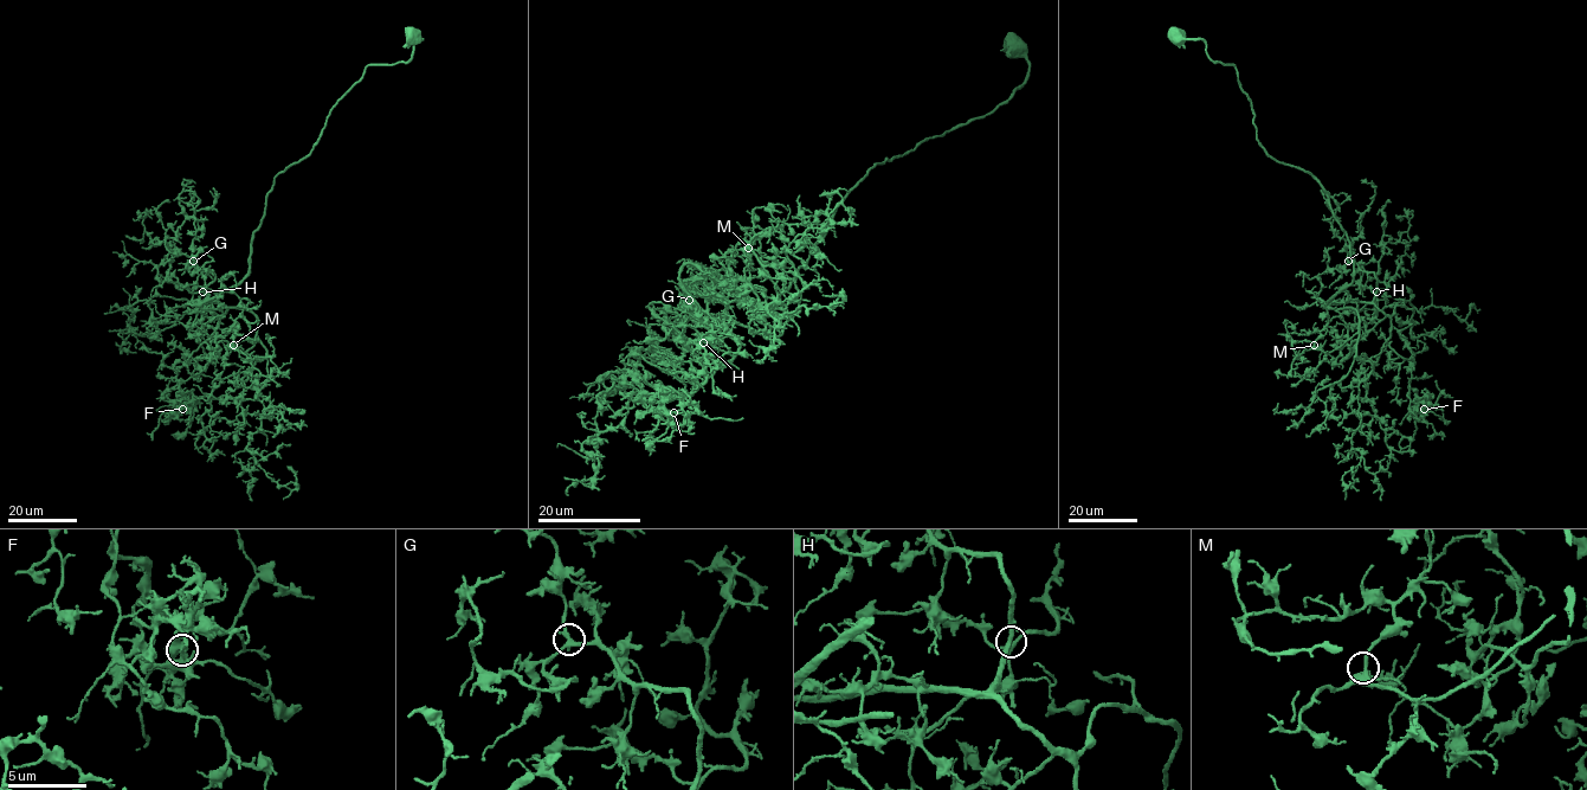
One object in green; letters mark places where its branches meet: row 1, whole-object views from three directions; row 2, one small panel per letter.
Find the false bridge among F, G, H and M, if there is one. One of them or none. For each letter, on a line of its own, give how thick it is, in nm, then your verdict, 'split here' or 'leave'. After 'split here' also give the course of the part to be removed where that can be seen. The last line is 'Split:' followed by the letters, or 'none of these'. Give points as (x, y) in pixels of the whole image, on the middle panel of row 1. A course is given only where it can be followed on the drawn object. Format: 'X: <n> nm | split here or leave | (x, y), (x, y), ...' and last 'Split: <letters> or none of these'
F: 150 nm | split here | (673, 412), (689, 415), (697, 411), (692, 405), (664, 393), (666, 390), (673, 392)
G: 240 nm | leave
H: 280 nm | leave
M: 240 nm | leave
Split: F

